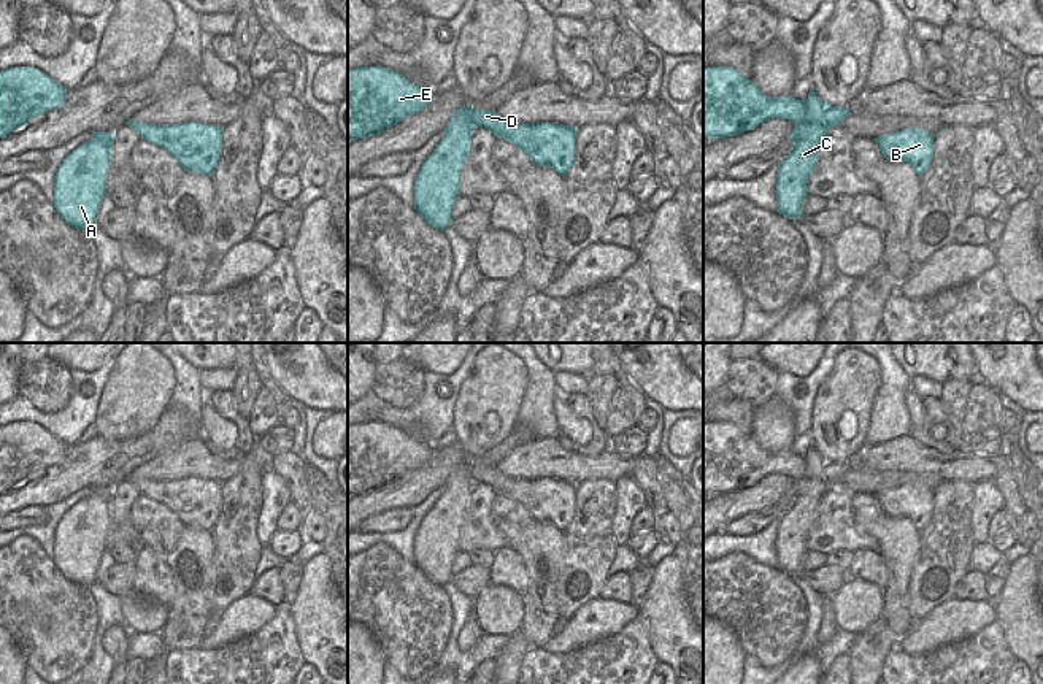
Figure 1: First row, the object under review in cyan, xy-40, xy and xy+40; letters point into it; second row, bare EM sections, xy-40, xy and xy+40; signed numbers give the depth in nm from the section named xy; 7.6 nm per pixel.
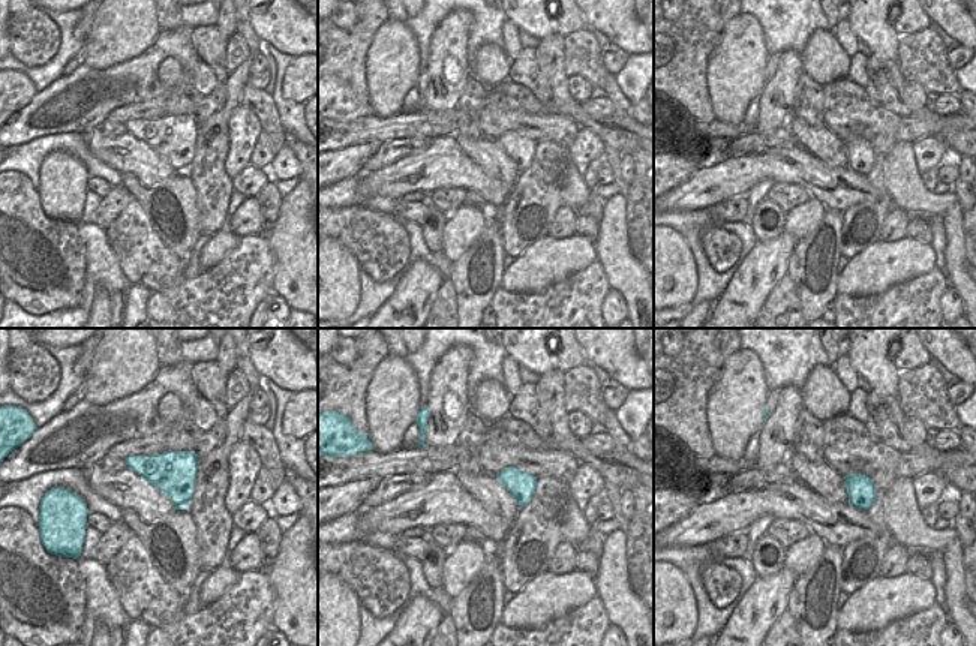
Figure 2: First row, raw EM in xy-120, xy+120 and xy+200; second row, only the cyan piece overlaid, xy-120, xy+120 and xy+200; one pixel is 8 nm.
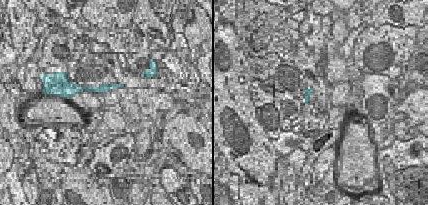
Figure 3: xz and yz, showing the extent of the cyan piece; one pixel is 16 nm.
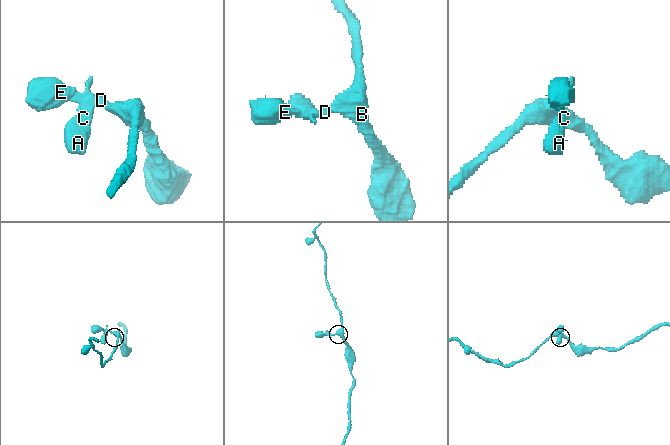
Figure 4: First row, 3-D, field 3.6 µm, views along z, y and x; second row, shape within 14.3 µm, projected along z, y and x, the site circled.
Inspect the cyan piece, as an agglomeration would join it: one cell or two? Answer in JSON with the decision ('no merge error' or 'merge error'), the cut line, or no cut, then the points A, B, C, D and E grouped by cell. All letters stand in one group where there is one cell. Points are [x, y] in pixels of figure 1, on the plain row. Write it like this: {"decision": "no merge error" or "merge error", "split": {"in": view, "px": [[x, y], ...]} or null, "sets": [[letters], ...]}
{"decision": "merge error", "split": {"in": "xy+40", "px": [[805, 456], [807, 472], [796, 480]]}, "sets": [["A", "C"], ["B", "D", "E"]]}

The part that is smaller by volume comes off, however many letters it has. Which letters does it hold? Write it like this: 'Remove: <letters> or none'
Remove: A, C

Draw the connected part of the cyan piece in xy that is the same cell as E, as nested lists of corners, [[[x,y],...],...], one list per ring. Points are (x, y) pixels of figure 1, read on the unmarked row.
[[[352,424],[348,427],[348,494],[379,490],[424,465],[432,454],[432,443],[414,441],[392,424]]]

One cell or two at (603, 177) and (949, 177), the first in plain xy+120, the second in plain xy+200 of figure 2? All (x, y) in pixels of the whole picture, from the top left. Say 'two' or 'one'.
one

